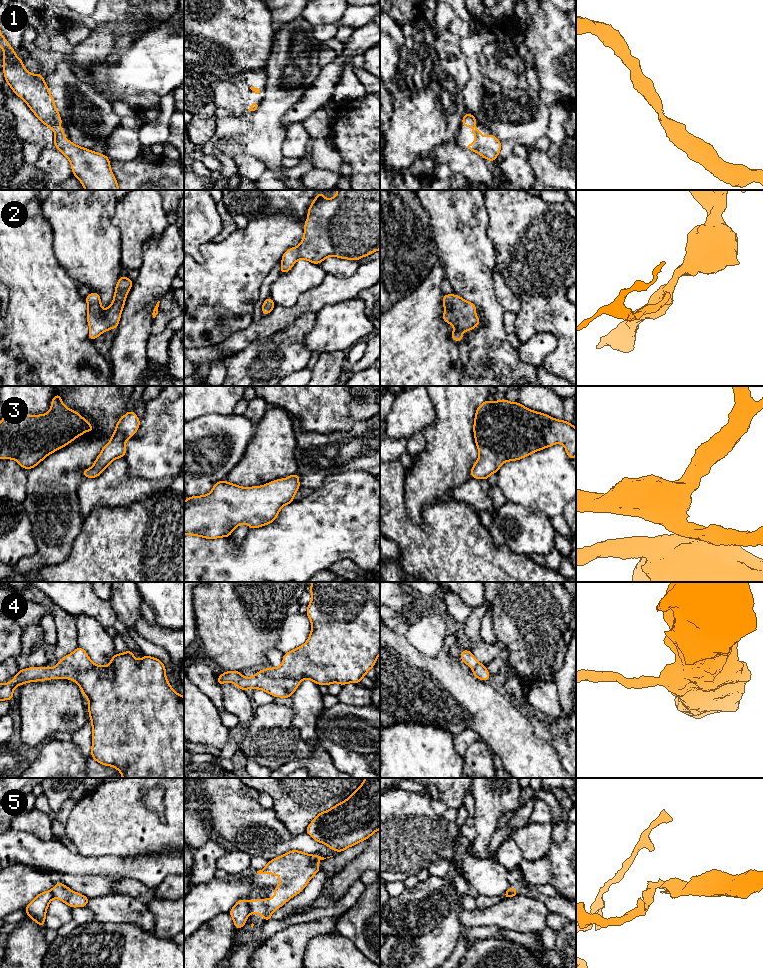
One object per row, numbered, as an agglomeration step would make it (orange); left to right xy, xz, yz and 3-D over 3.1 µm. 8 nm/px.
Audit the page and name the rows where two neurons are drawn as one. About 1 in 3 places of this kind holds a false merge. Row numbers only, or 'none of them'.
5

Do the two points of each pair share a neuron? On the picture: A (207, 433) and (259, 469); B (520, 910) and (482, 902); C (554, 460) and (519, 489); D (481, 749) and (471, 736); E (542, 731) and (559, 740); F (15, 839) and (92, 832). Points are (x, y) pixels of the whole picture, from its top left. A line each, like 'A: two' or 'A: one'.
A: two
B: two
C: one
D: two
E: one
F: two

